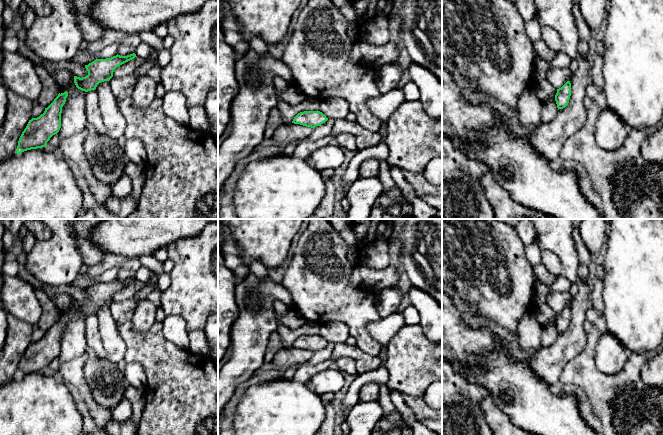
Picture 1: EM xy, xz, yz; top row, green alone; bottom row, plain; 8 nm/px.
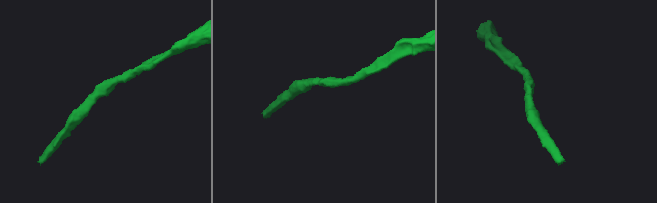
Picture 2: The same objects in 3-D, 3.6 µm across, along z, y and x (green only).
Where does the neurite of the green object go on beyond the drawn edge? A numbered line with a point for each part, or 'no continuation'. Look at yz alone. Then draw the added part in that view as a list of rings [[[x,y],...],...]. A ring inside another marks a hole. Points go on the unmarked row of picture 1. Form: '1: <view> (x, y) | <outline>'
no continuation

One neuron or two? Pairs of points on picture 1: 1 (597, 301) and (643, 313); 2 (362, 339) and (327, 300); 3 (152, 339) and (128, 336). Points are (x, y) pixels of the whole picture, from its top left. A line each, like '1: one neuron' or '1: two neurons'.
1: two neurons
2: one neuron
3: one neuron

